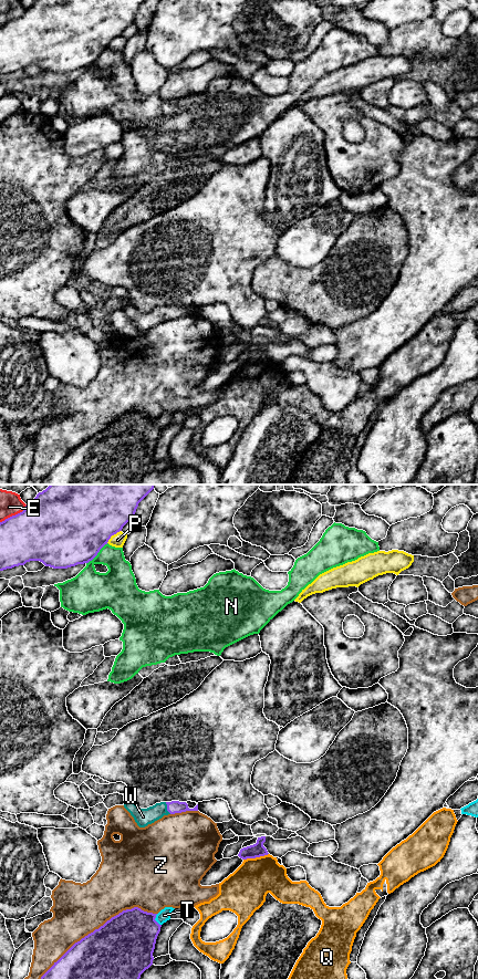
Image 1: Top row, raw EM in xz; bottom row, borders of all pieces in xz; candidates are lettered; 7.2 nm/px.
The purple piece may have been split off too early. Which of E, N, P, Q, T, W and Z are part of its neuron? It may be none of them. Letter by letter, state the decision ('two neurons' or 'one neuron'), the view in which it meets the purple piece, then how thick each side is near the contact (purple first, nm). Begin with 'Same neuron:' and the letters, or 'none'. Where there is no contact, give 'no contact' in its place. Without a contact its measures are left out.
Same neuron: W
E: two neurons | xz | 420/150 nm
N: two neurons | xz | 500/240 nm
P: two neurons | xz | 440/100 nm
Q: two neurons | xz | 100/300 nm
T: two neurons | xz | 400/90 nm
W: one neuron | xz | 100/130 nm
Z: two neurons | xz | 480/380 nm

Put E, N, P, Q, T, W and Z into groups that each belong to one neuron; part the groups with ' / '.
E / N / P / Q / T / W / Z

